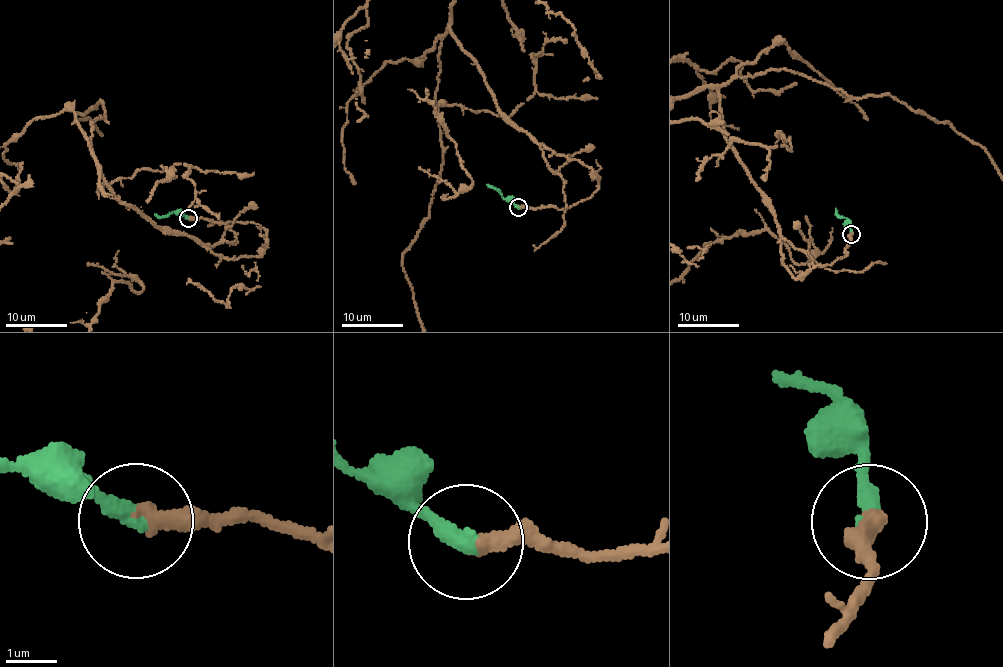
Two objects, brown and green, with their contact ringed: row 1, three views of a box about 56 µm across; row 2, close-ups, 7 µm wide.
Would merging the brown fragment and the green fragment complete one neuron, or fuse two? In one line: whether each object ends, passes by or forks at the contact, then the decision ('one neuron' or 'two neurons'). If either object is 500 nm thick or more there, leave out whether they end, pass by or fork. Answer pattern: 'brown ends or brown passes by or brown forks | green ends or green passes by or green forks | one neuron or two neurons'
brown ends | green ends | one neuron

